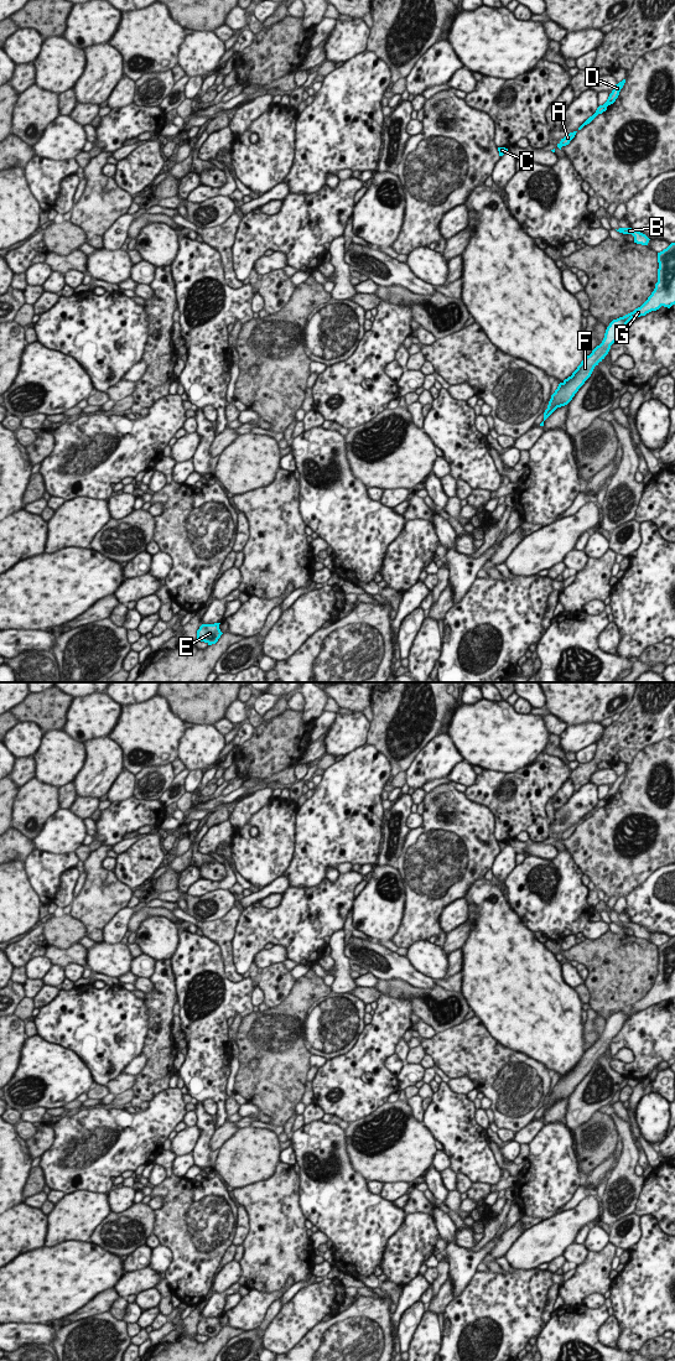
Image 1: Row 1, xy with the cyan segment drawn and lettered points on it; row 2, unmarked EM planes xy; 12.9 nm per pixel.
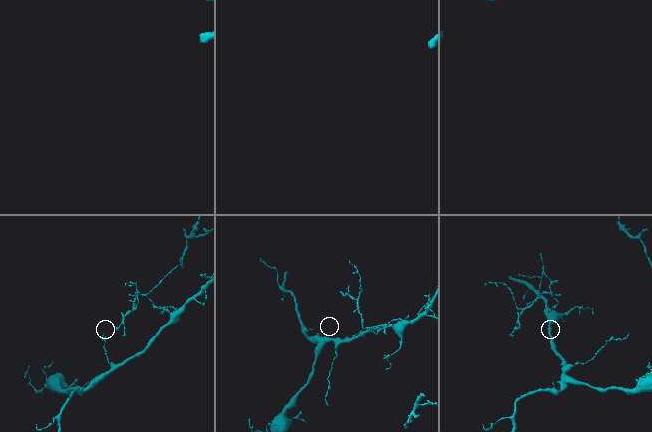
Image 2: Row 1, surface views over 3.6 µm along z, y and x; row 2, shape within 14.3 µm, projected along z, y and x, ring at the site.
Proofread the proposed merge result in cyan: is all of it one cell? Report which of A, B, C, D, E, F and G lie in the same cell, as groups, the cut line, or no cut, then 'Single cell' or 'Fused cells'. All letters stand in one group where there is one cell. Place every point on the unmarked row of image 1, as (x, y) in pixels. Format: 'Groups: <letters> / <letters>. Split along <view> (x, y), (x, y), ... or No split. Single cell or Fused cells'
Groups: A B C D E F G. No split. Single cell

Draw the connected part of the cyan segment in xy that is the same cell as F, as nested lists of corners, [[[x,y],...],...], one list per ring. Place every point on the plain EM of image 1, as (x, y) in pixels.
[[[675,936],[658,946],[658,976],[648,993],[633,1006],[613,1013],[606,1023],[604,1032],[592,1046],[581,1055],[571,1070],[559,1077],[551,1089],[547,1102],[544,1106],[544,1115],[557,1102],[567,1098],[578,1082],[591,1070],[596,1059],[608,1048],[611,1039],[616,1037],[627,1017],[635,1011],[645,1009],[661,999],[670,1002],[675,998]]]

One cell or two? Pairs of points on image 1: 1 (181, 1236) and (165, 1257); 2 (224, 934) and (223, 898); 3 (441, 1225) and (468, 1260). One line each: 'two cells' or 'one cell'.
1: two cells
2: two cells
3: one cell

